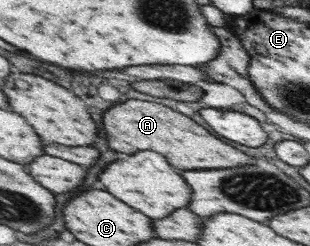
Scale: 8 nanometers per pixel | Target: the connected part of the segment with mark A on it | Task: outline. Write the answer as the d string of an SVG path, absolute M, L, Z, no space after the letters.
M129 99L121 105L109 107L103 113L103 131L107 135L107 143L111 149L121 153L137 153L139 151L157 151L173 167L179 167L183 171L191 169L221 169L248 166L256 164L251 156L237 150L219 137L213 137L205 127L193 121L188 116L181 115L177 111L171 111L165 105L149 103L149 101L137 101Z

